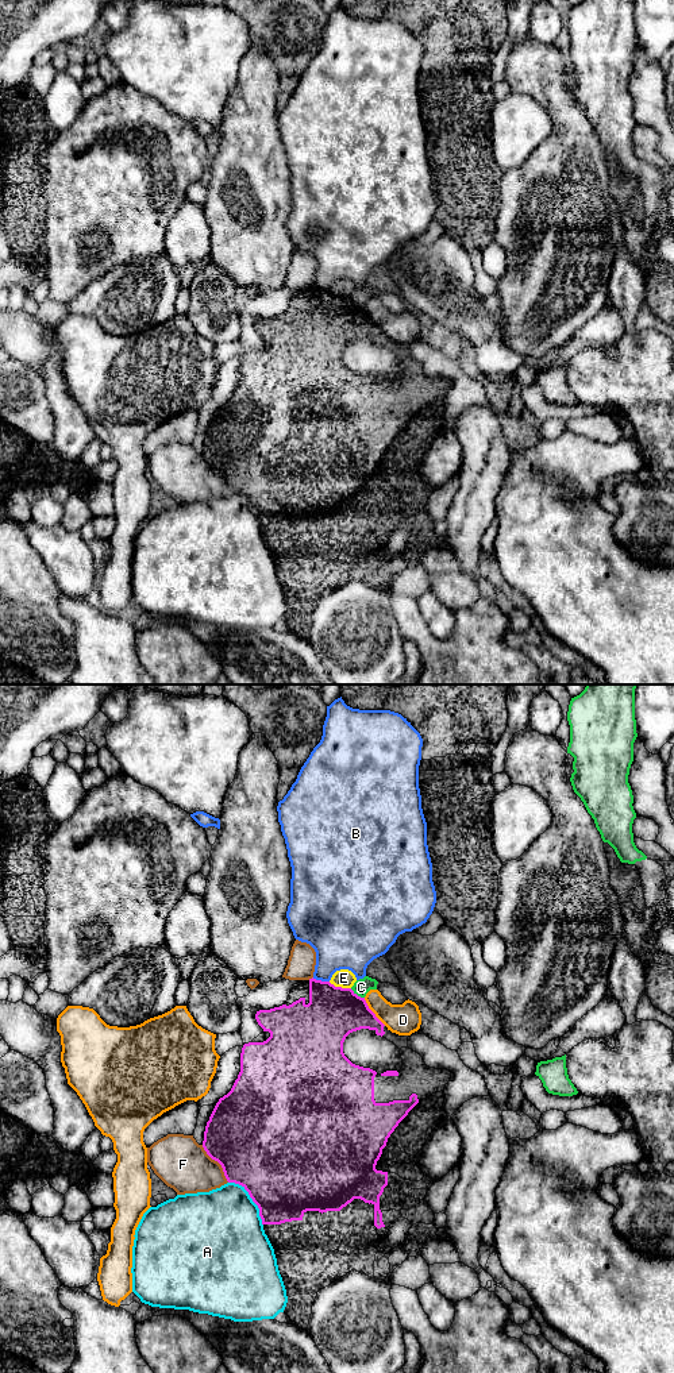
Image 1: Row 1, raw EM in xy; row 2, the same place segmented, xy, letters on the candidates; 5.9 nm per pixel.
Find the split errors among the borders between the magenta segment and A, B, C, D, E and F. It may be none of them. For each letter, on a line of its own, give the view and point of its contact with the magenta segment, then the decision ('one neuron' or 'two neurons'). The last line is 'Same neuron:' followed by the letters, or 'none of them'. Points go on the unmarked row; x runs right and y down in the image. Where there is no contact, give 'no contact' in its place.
A: meets magenta in xy at (251, 506); two neurons
B: meets magenta in xy at (320, 289); two neurons
C: meets magenta in xy at (355, 303); two neurons
D: meets magenta in xy at (372, 320); two neurons
E: meets magenta in xy at (339, 296); one neuron
F: meets magenta in xy at (218, 470); two neurons
Same neuron: E

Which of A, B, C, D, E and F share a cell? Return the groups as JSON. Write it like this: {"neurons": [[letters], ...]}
{"neurons": [["A"], ["B"], ["C"], ["D"], ["E"], ["F"]]}

